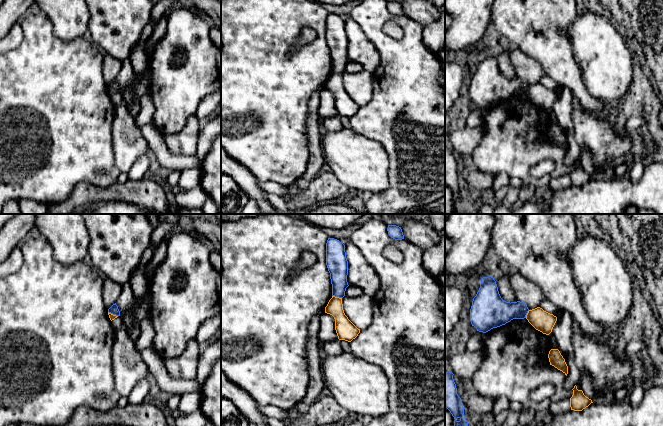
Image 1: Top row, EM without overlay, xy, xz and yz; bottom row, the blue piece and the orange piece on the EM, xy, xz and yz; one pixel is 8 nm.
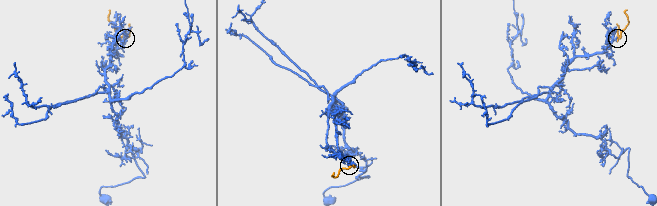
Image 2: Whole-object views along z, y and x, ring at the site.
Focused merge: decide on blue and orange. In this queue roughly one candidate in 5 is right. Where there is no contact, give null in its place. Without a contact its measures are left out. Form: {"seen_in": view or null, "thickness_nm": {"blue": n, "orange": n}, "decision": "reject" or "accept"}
{"seen_in": "xz", "thickness_nm": {"blue": 170, "orange": 140}, "decision": "reject"}

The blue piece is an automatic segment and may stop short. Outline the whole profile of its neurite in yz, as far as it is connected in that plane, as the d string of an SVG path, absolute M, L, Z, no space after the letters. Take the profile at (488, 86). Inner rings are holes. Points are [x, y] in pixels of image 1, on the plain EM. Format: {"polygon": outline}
{"polygon": "M483 53L480 64L473 74L470 97L477 107L486 109L513 95L524 95L529 85L526 80L504 77L493 53Z"}

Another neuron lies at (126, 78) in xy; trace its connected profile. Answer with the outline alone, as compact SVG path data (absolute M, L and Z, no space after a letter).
M129 58L122 62L122 68L116 77L116 81L120 87L120 92L126 88L131 88L138 99L148 94L147 82L145 81L144 75L137 76L134 73L132 63Z

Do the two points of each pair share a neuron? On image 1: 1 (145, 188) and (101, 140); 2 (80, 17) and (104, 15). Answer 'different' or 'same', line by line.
1: different
2: different

